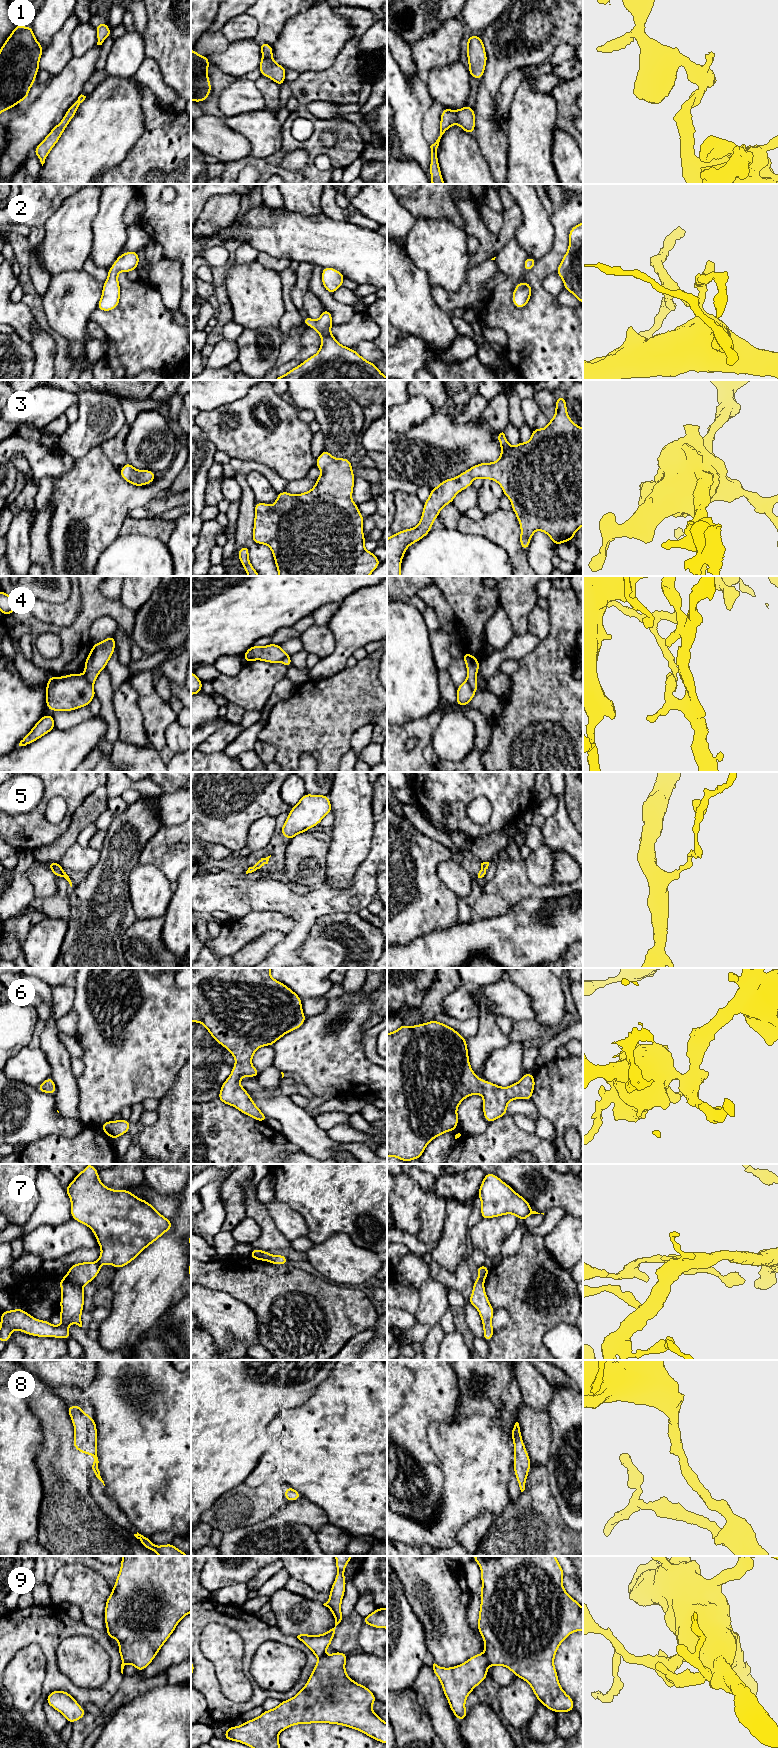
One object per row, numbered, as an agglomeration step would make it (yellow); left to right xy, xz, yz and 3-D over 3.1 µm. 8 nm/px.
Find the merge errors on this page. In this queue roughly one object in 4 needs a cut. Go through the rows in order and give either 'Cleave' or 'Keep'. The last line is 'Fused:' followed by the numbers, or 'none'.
1: Keep
2: Keep
3: Keep
4: Cleave
5: Keep
6: Keep
7: Cleave
8: Keep
9: Cleave
Fused: 4, 7, 9

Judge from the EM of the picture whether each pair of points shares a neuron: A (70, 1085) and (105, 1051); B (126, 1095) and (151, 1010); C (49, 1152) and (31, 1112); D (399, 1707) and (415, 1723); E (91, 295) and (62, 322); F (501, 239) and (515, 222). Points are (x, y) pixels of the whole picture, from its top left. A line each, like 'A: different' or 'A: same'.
A: different
B: same
C: different
D: same
E: same
F: same

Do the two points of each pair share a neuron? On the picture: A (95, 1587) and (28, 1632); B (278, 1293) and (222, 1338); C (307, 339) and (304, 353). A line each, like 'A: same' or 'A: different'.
A: different
B: different
C: same

